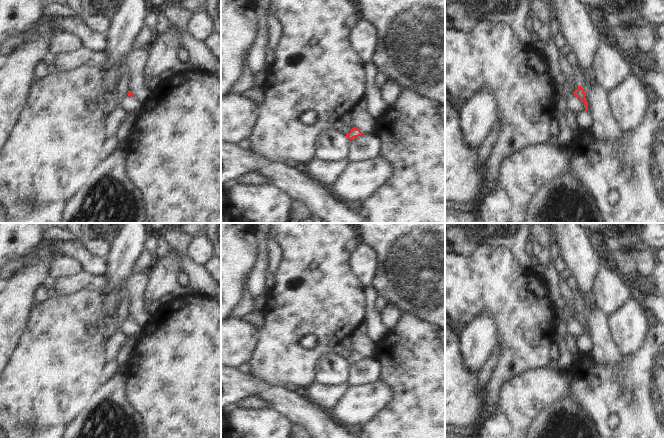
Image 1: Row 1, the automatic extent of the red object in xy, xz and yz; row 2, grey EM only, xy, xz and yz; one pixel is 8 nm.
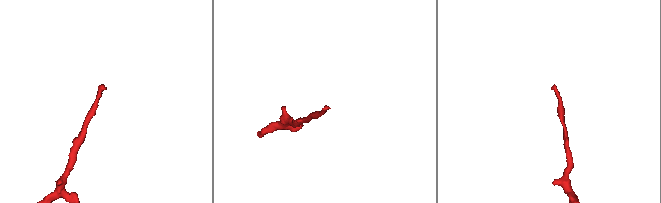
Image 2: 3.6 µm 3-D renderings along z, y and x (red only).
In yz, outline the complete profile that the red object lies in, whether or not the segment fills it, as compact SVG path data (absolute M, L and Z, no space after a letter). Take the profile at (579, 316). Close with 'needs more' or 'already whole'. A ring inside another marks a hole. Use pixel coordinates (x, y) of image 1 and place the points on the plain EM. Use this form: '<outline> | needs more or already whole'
M580 310L573 316L574 320L578 321L585 330L585 335L588 335L588 327L586 325L584 313Z | already whole

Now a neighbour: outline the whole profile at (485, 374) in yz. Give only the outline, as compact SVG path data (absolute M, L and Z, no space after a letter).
M497 342L497 345L494 347L492 354L490 355L486 364L482 367L479 372L479 389L484 390L490 381L497 365L499 364L499 359L504 350L504 346Z

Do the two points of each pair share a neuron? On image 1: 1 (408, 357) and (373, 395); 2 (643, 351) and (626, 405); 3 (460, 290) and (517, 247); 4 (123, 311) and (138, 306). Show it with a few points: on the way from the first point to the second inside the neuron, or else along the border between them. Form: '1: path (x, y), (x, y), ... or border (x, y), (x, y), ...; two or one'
1: border (379, 378), (392, 389), (392, 398), (384, 406); two
2: path (643, 364), (643, 388), (639, 392); one
3: border (488, 245), (507, 248), (523, 268), (528, 267); two
4: border (122, 288), (128, 291), (130, 313); two

